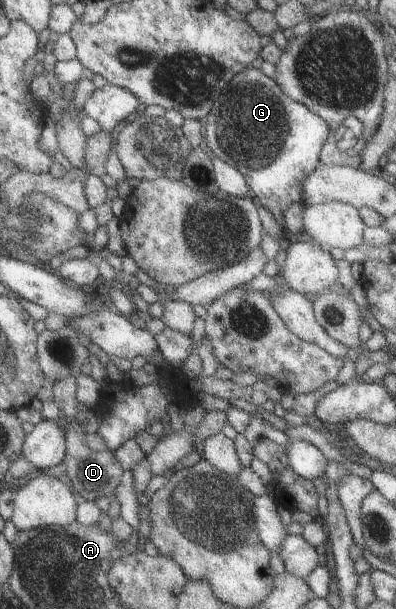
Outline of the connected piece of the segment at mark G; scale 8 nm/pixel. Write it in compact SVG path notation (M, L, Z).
M252 67L234 75L218 94L207 119L204 129L207 150L212 156L225 161L234 173L242 174L255 202L270 210L275 220L283 225L284 211L292 203L303 202L303 179L320 165L319 155L331 132L329 123L312 113L303 103L290 99L274 78Z

